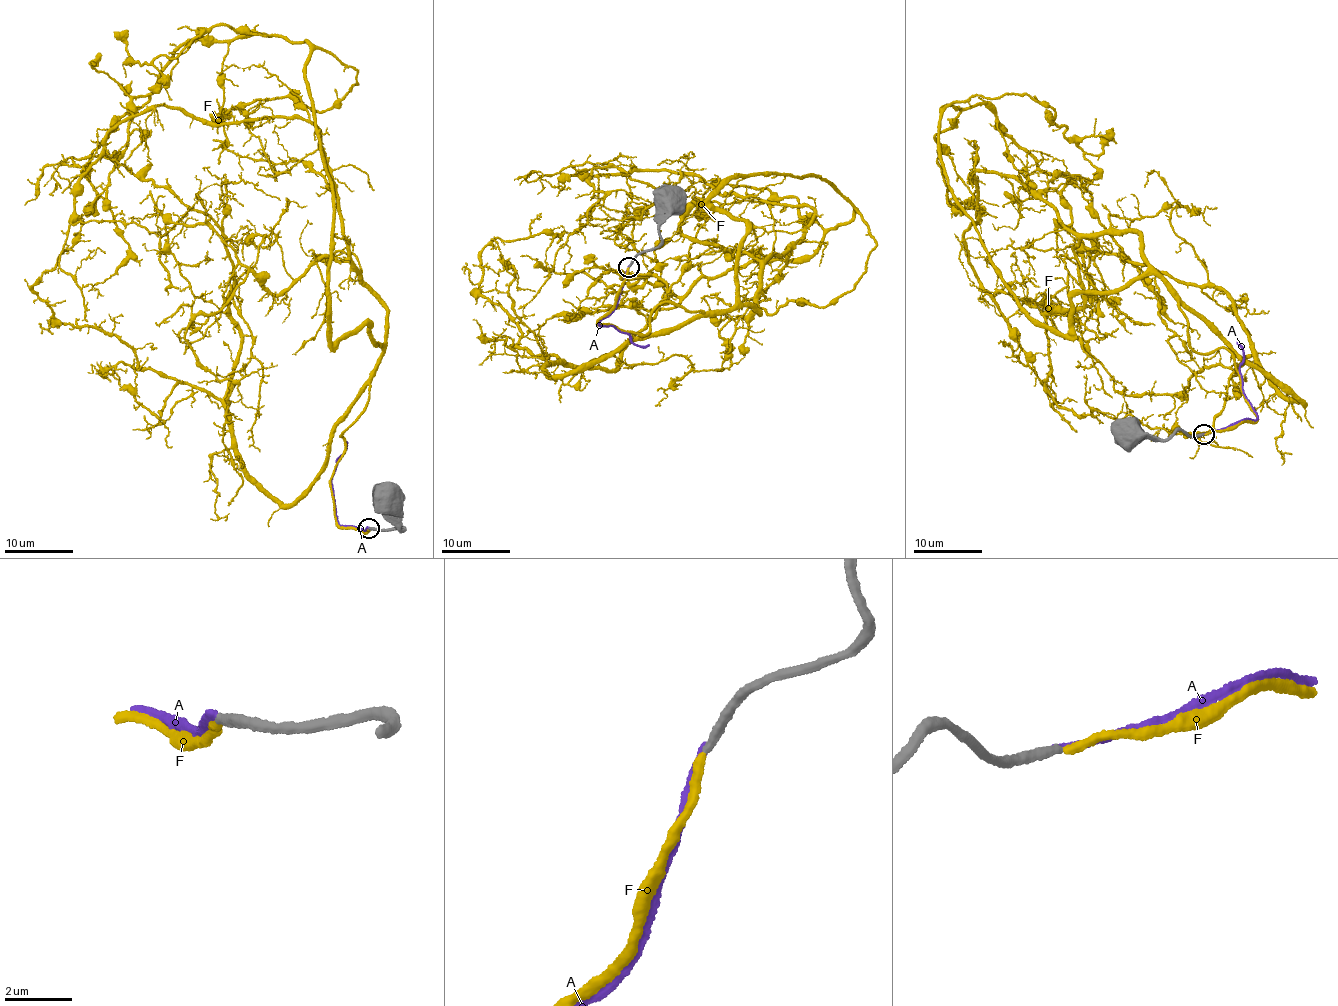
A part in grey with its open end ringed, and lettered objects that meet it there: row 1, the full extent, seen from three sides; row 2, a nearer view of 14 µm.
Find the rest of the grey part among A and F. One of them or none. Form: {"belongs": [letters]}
{"belongs": ["F"]}

